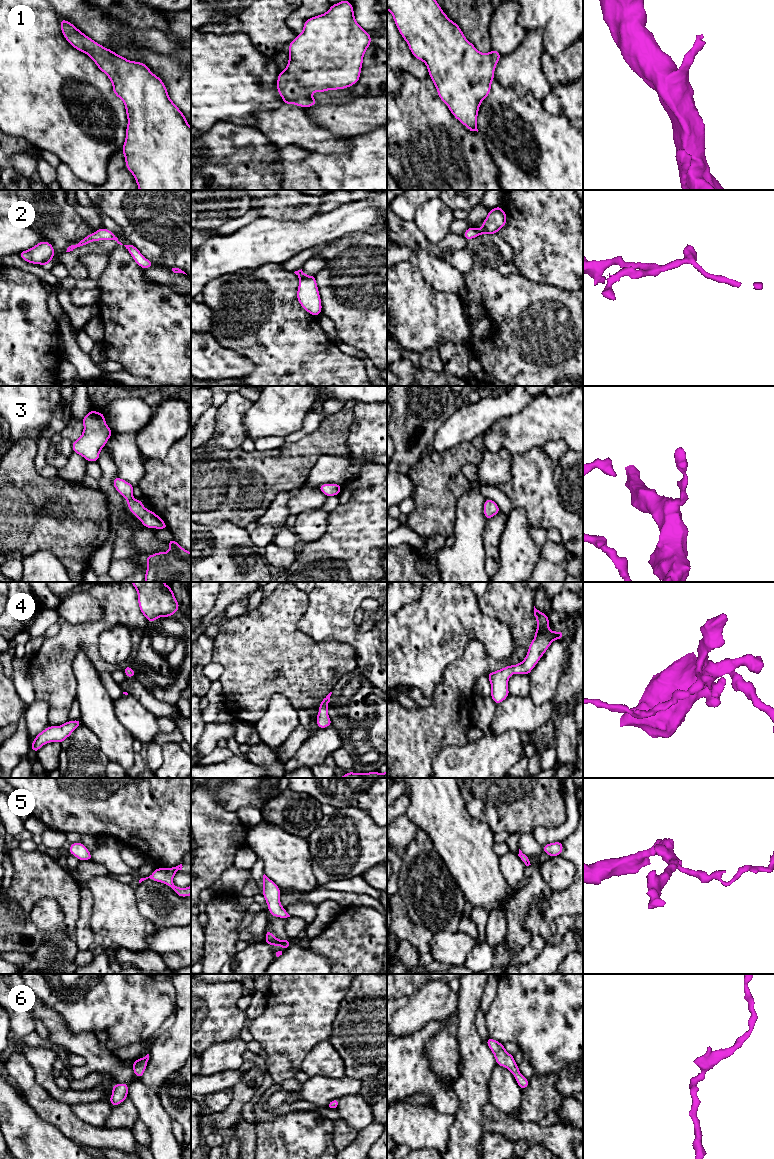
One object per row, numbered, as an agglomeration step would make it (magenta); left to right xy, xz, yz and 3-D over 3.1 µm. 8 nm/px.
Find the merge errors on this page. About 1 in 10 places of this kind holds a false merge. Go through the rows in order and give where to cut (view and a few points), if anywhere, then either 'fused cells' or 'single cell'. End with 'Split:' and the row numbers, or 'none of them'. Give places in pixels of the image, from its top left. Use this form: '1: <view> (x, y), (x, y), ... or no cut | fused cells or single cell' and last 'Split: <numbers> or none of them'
1: no cut | single cell
2: no cut | single cell
3: no cut | single cell
4: no cut | single cell
5: no cut | single cell
6: no cut | single cell
Split: none of them

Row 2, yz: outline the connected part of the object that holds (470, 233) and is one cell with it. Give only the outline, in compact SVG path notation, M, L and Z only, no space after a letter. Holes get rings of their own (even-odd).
M498 206L489 210L486 219L483 220L481 228L476 229L474 227L469 227L463 233L463 236L468 241L481 234L497 234L497 232L505 226L506 222L506 213L500 206Z

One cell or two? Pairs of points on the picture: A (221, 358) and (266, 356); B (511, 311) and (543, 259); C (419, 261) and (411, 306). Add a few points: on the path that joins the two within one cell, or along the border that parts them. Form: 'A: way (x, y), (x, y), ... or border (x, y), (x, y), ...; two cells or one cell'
A: border (224, 346), (245, 356), (253, 364), (254, 369); two cells
B: border (519, 273), (532, 281), (553, 285); two cells
C: border (397, 262), (408, 261), (414, 264), (432, 286); two cells

